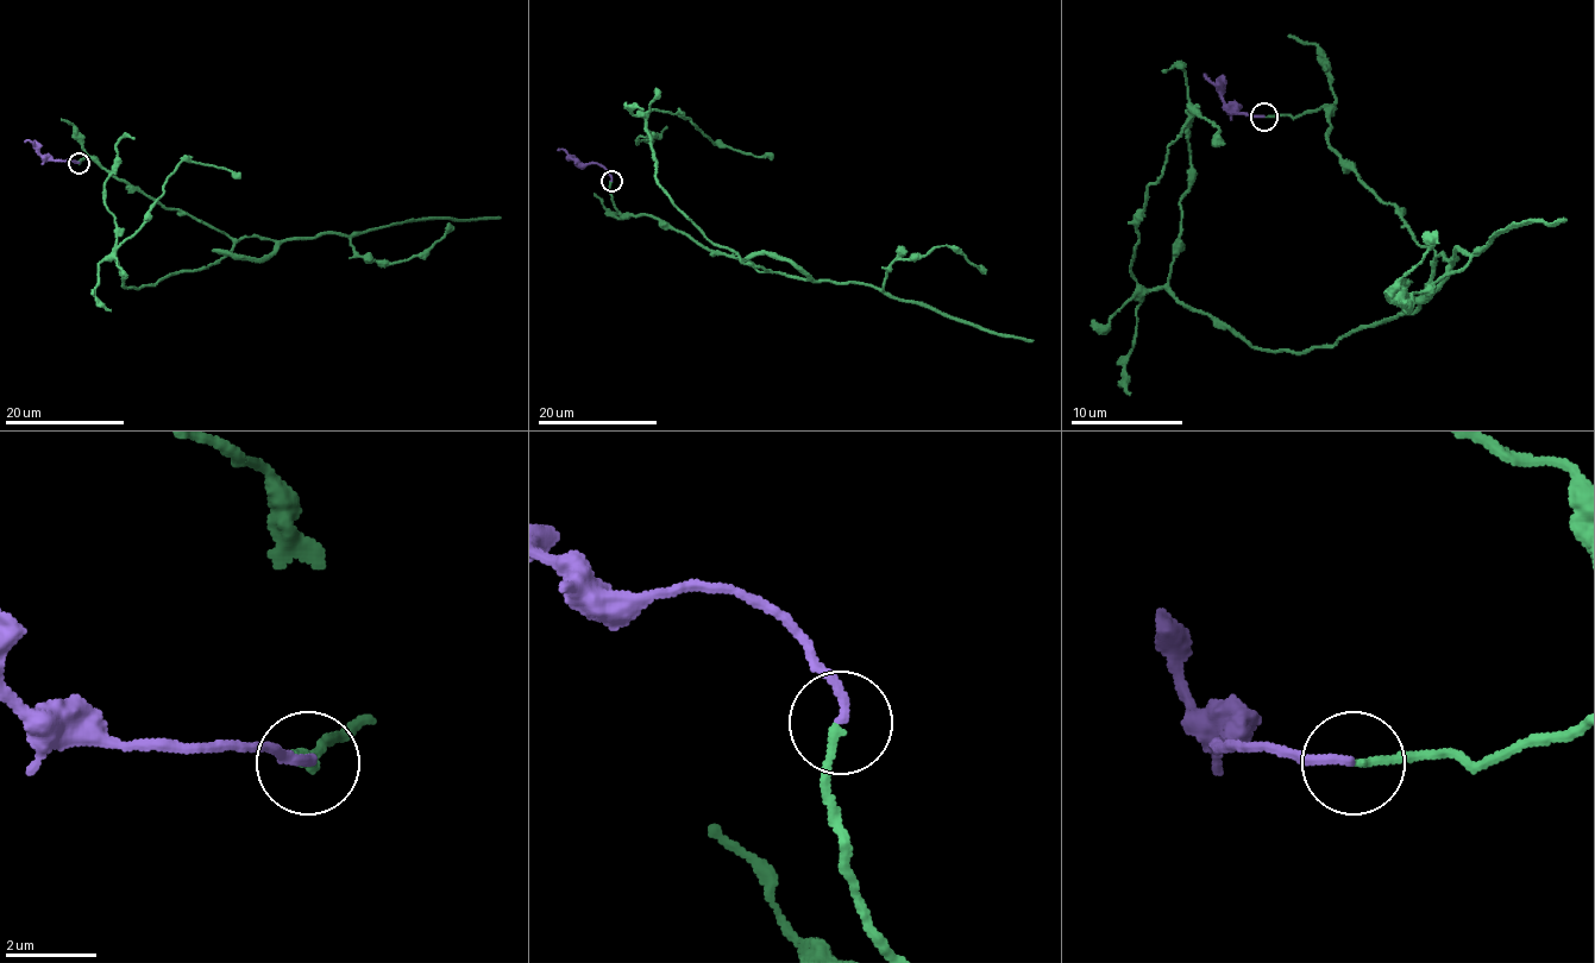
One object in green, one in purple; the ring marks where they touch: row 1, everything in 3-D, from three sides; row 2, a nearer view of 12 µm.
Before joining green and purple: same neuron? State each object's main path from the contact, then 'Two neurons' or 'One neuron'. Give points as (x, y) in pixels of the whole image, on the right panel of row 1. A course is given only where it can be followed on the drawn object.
Course of green: (1263, 117), (1327, 108), (1429, 245), (1420, 307), (1272, 351), (1145, 289), (1145, 189), (1195, 113), (1216, 144). Course of purple: (1263, 117), (1232, 113), (1207, 77). One neuron

